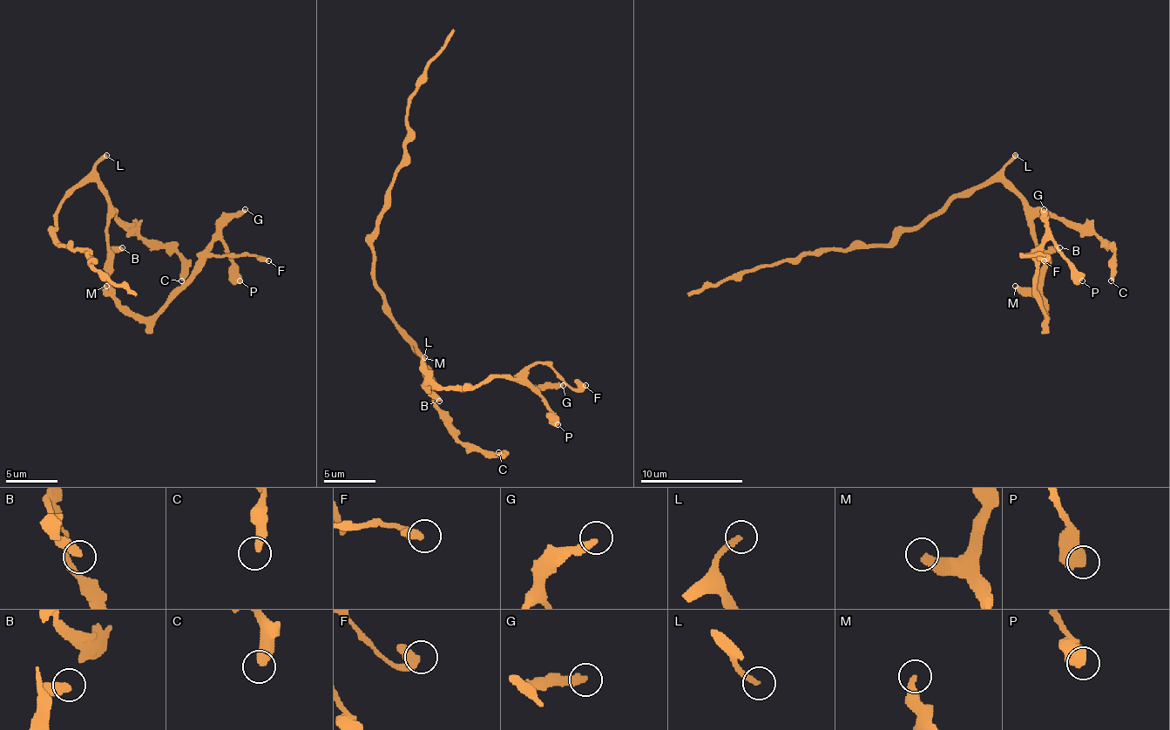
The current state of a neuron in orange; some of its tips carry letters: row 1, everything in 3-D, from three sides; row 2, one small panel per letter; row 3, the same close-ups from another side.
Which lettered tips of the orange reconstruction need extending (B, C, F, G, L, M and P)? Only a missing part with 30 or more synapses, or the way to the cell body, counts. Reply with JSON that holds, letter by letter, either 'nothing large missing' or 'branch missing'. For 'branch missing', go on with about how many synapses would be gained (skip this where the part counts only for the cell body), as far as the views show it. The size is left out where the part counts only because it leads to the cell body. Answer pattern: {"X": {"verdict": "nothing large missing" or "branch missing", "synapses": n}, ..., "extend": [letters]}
{"B": {"verdict": "nothing large missing"}, "C": {"verdict": "nothing large missing"}, "F": {"verdict": "nothing large missing"}, "G": {"verdict": "branch missing", "synapses": 60}, "L": {"verdict": "branch missing", "synapses": 250}, "M": {"verdict": "nothing large missing"}, "P": {"verdict": "branch missing", "synapses": 30}, "extend": ["G", "L", "P"]}

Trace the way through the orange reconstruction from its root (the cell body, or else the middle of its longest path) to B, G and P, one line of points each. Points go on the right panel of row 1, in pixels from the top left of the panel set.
B: (987, 180), (1000, 180), (1020, 199), (1031, 237), (1044, 250), (1059, 247)
G: (987, 180), (1000, 180), (1023, 204), (1044, 260), (1046, 317), (1036, 291), (1044, 209)
P: (987, 180), (1000, 180), (1023, 204), (1044, 260), (1046, 317), (1036, 291), (1036, 253), (1049, 239), (1082, 280)

